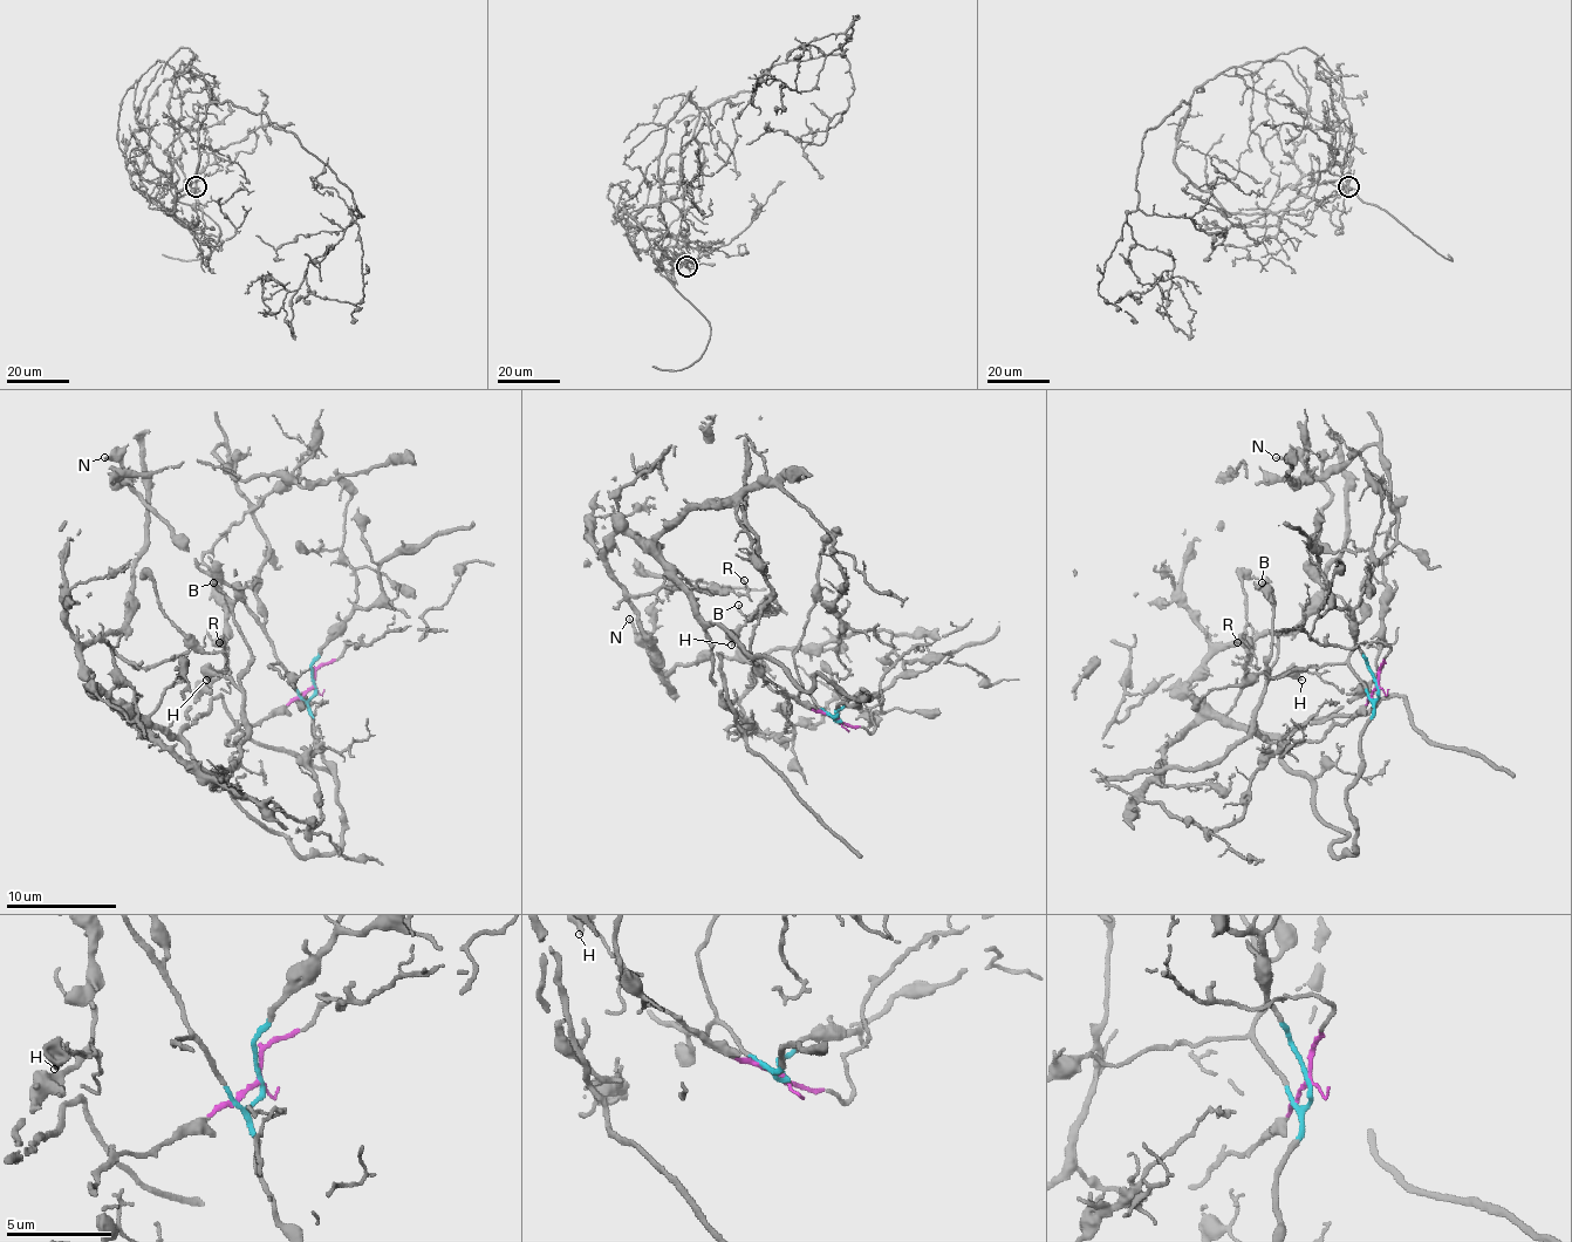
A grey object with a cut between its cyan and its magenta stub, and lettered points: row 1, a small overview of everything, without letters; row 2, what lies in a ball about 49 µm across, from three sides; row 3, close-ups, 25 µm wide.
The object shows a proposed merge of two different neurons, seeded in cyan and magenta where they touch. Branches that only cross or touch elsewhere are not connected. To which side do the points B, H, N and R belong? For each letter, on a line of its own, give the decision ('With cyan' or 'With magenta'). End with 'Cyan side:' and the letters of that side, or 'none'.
B: With magenta
H: With magenta
N: With cyan
R: With cyan
Cyan side: N, R

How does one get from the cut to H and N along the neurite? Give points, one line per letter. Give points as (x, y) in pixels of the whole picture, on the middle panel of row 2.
H: (840, 720), (798, 703), (751, 662), (754, 623), (771, 599), (746, 623), (732, 646)
N: (840, 720), (806, 693), (790, 698), (776, 693), (754, 664), (724, 654), (663, 673), (630, 618)

